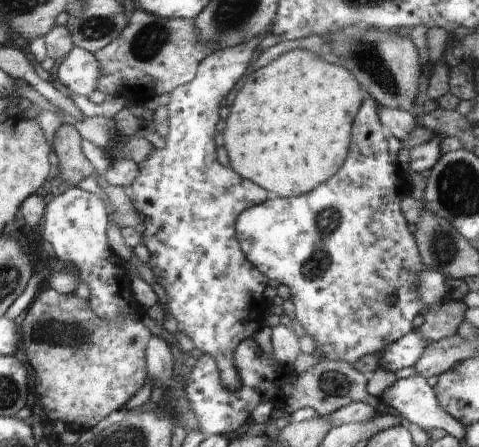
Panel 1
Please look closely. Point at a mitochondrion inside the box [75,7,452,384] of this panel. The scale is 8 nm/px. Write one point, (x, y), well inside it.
(364, 55)

